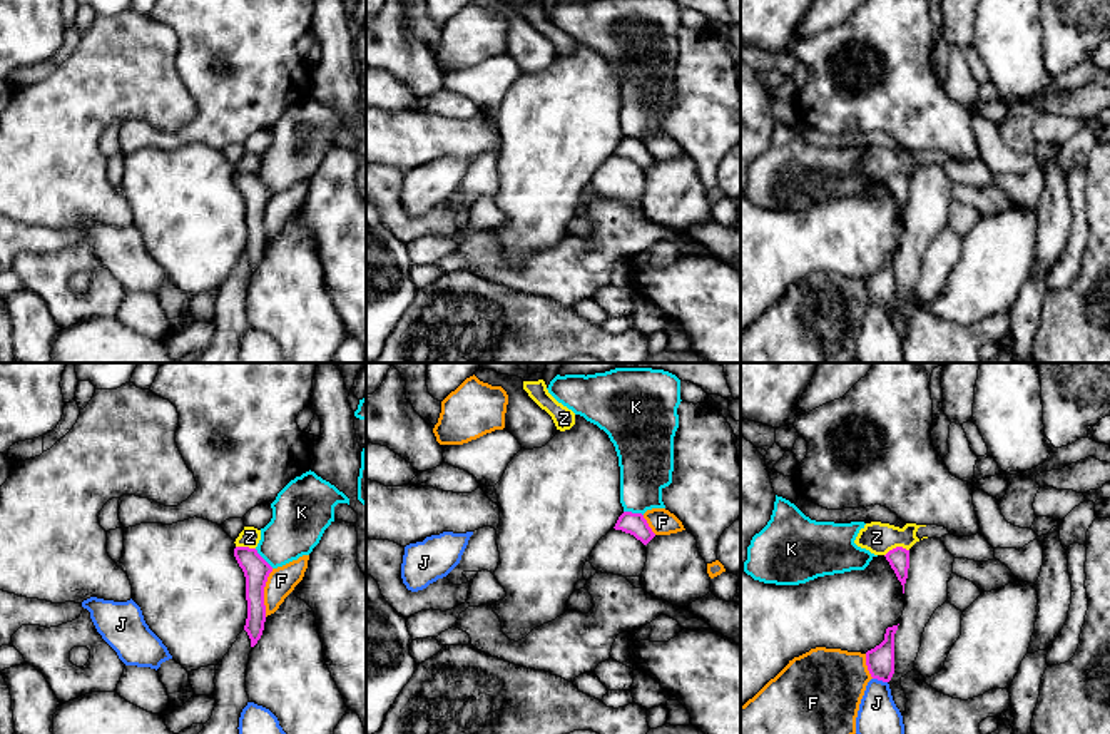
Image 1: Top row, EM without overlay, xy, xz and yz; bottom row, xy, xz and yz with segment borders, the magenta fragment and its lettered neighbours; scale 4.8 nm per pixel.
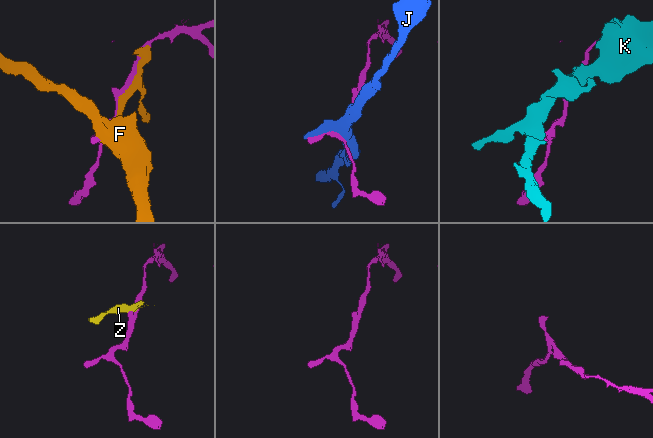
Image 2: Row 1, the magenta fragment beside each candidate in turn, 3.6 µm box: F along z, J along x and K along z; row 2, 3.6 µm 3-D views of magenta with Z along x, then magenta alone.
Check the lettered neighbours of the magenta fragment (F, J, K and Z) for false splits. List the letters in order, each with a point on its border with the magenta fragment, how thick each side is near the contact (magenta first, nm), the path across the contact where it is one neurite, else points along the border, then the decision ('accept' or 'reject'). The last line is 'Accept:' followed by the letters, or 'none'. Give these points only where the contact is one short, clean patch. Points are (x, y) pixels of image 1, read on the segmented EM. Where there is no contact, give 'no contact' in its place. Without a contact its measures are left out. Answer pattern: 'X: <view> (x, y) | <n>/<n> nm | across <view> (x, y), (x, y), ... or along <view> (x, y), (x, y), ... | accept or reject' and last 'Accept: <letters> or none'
F: xy (263, 592) | 130/140 nm | reject
J: yz (880, 679) | 140/190 nm | reject
K: xy (263, 559) | 130/260 nm | reject
Z: yz (896, 547) | 100/150 nm | along yz (908, 549), (896, 547), (885, 555) | reject
Accept: none

